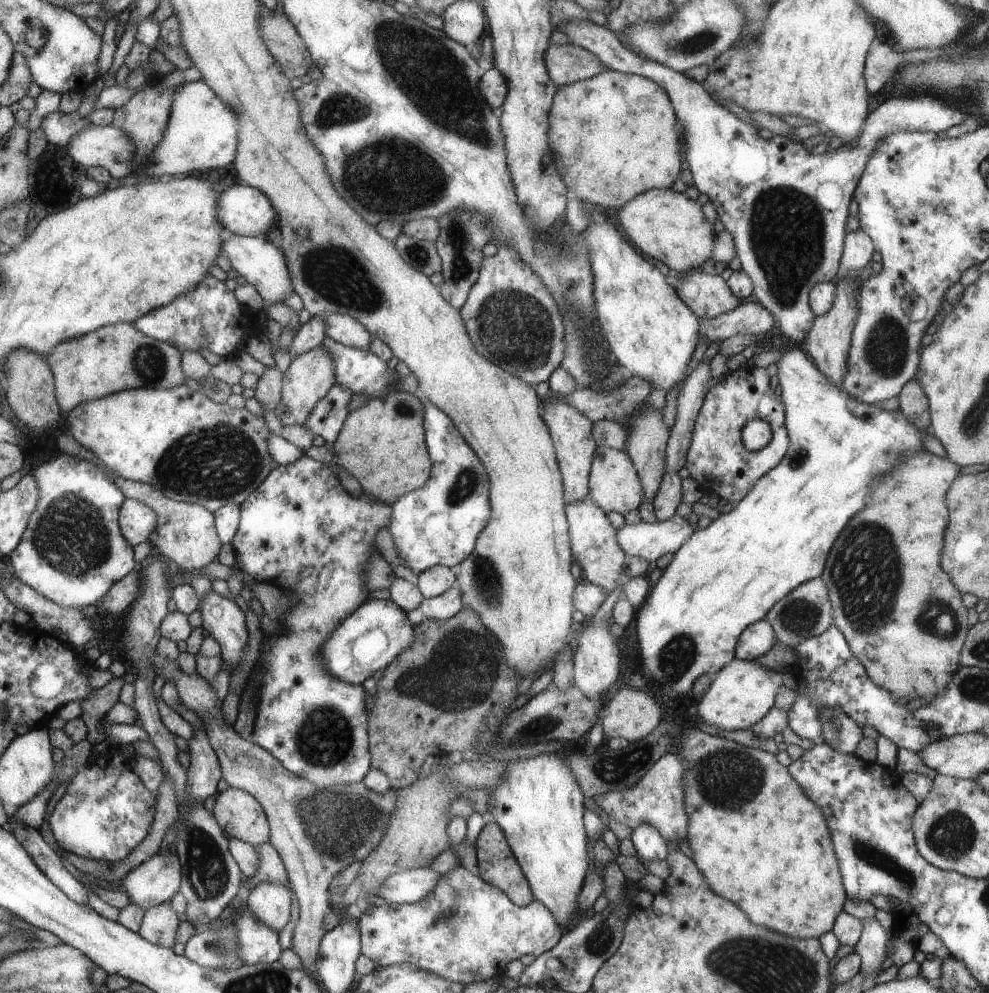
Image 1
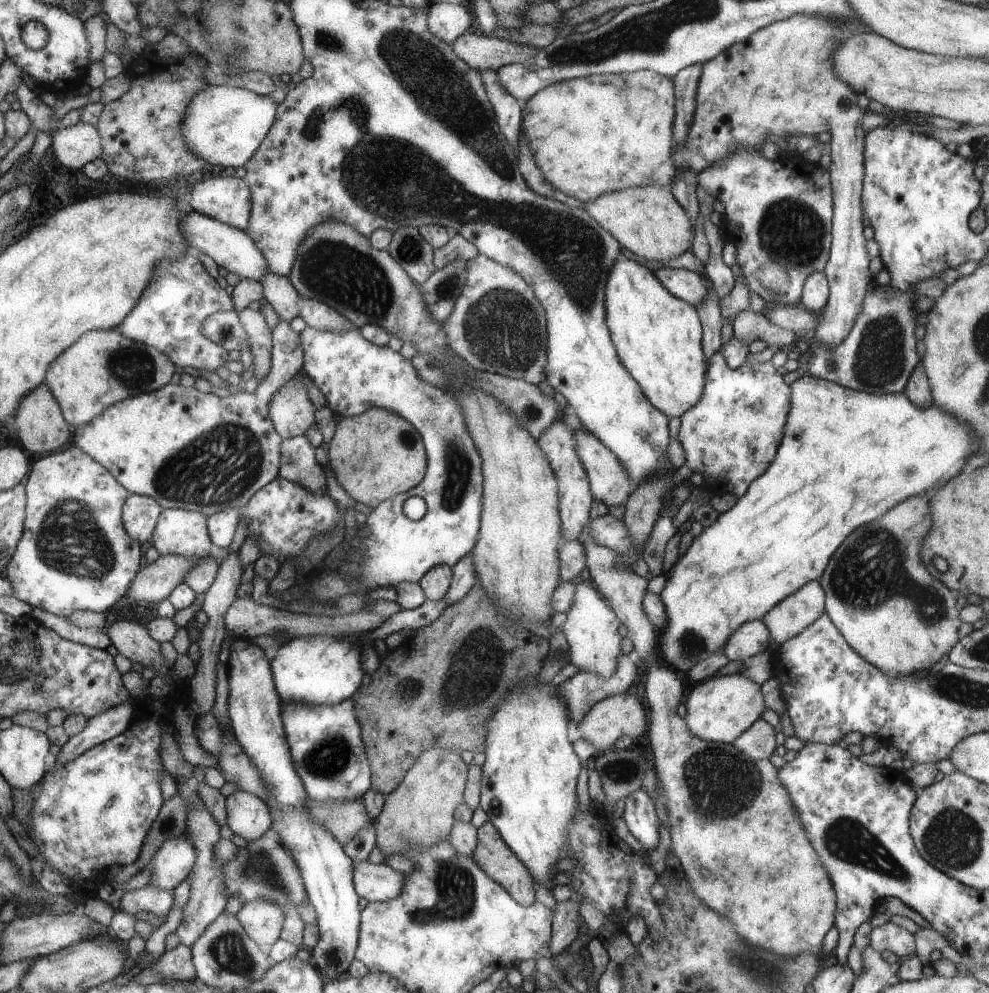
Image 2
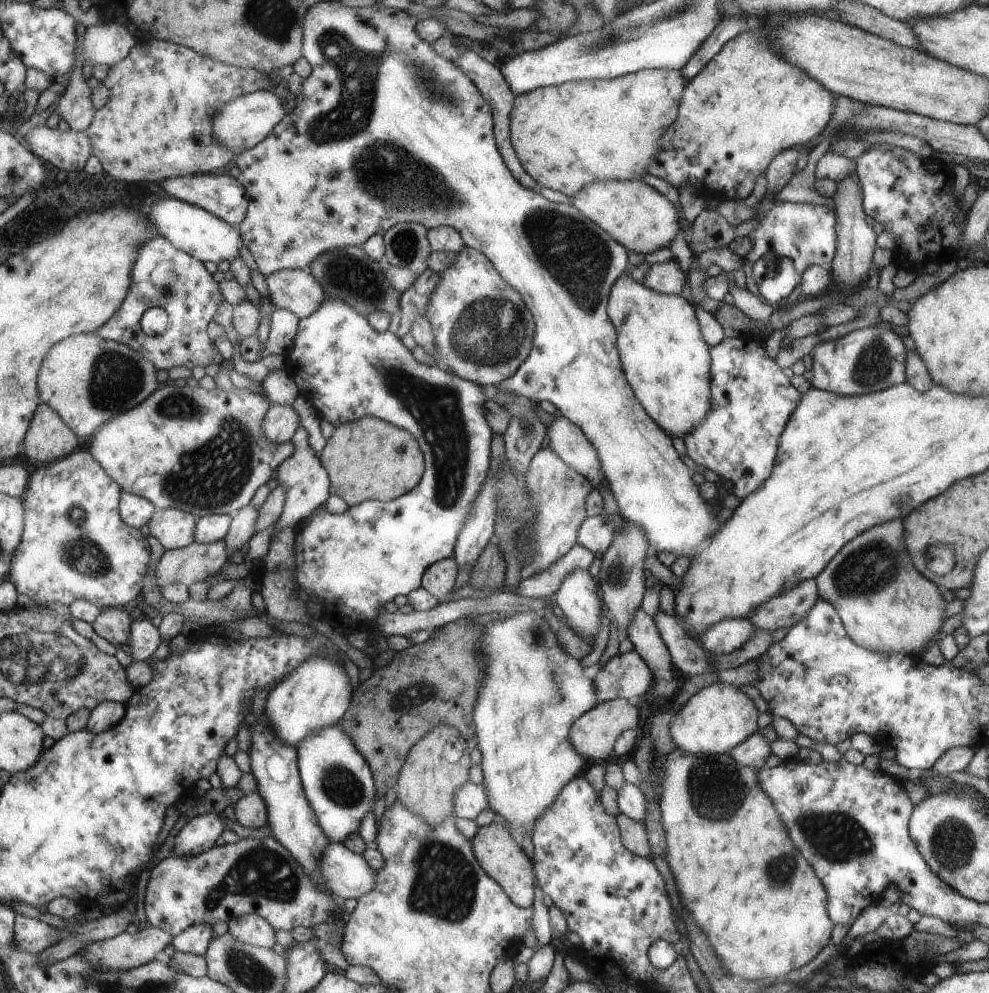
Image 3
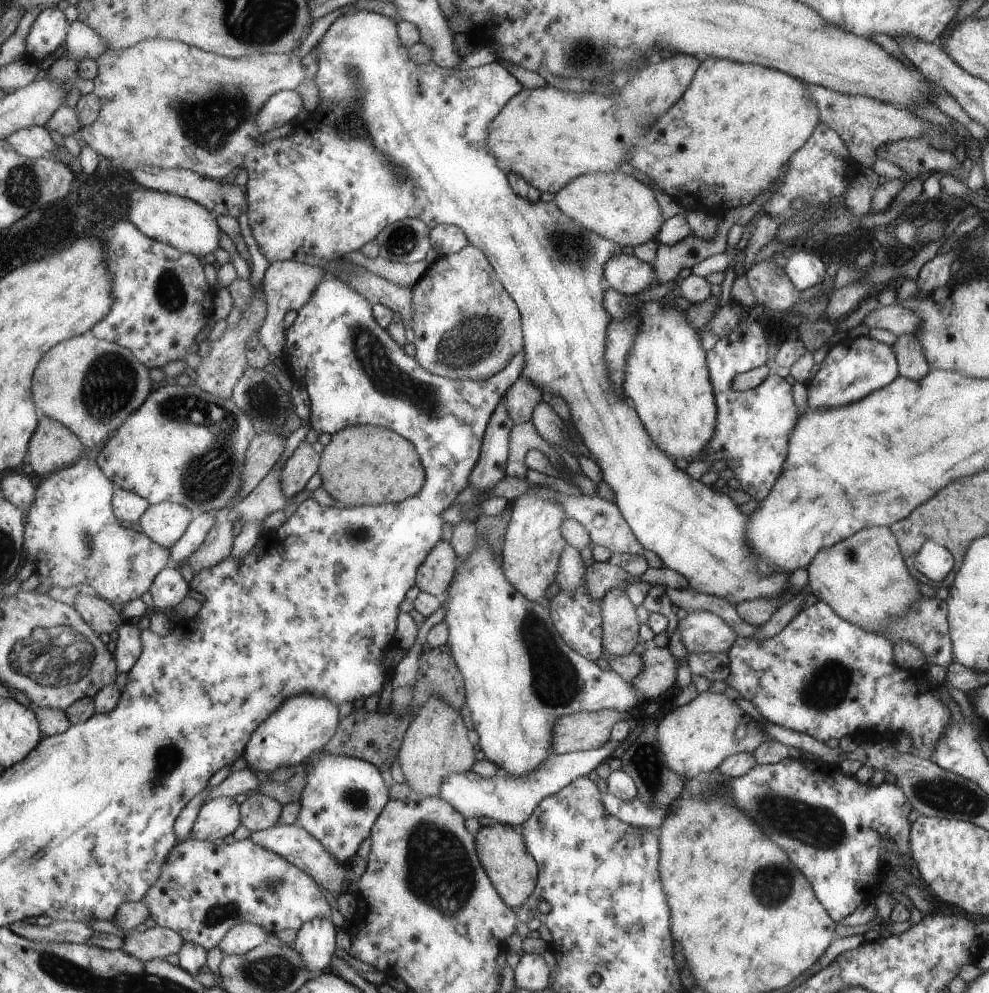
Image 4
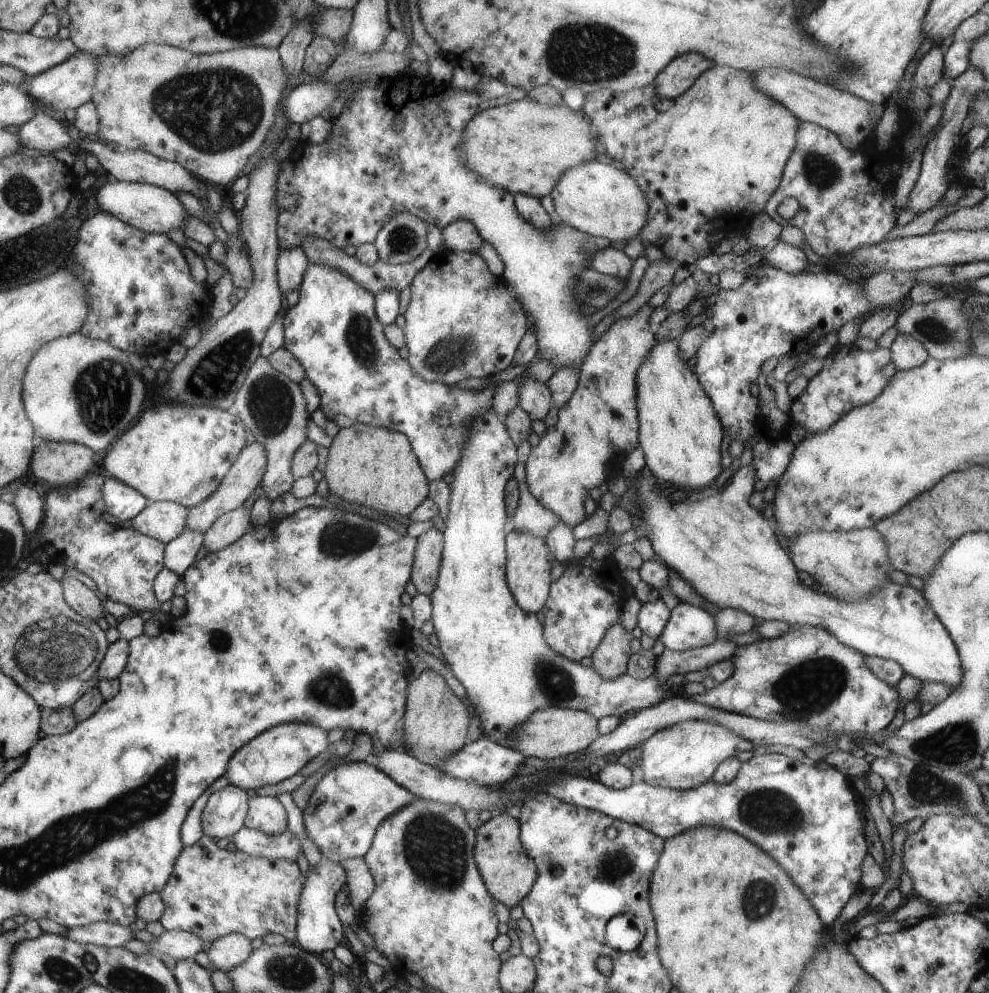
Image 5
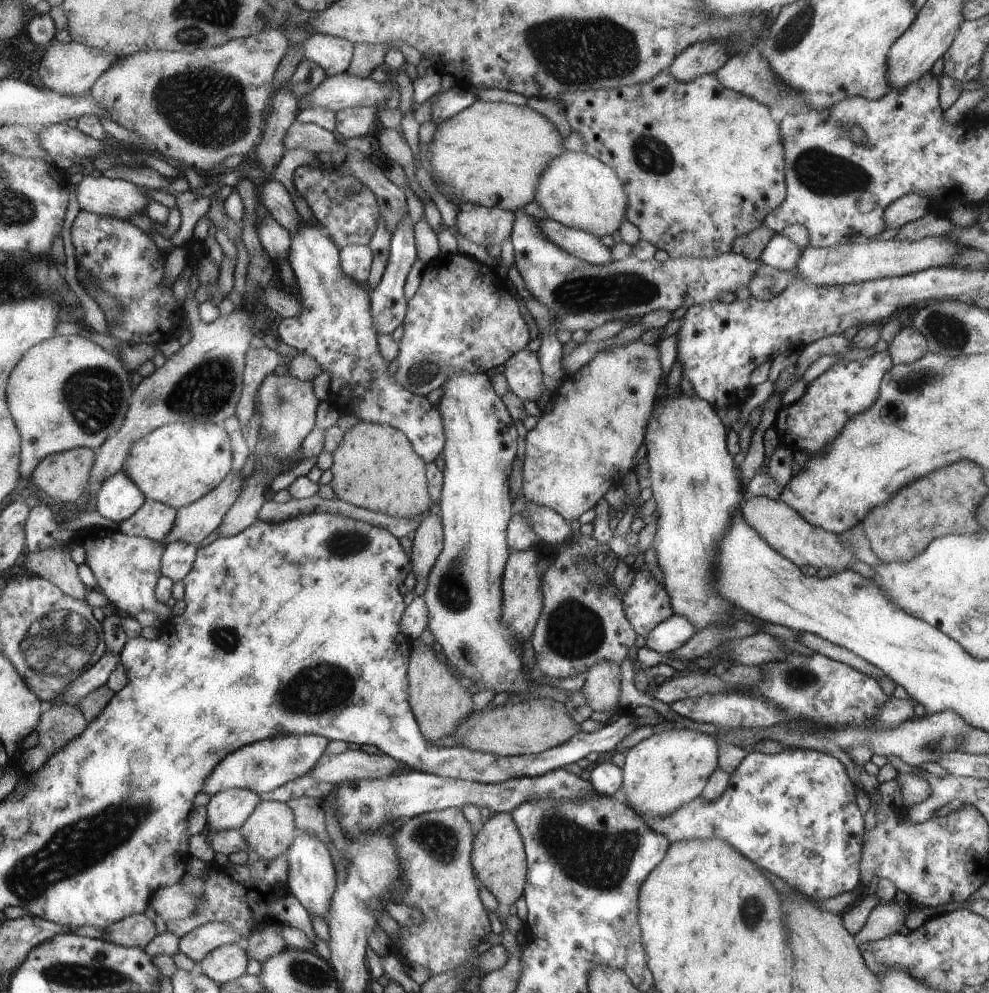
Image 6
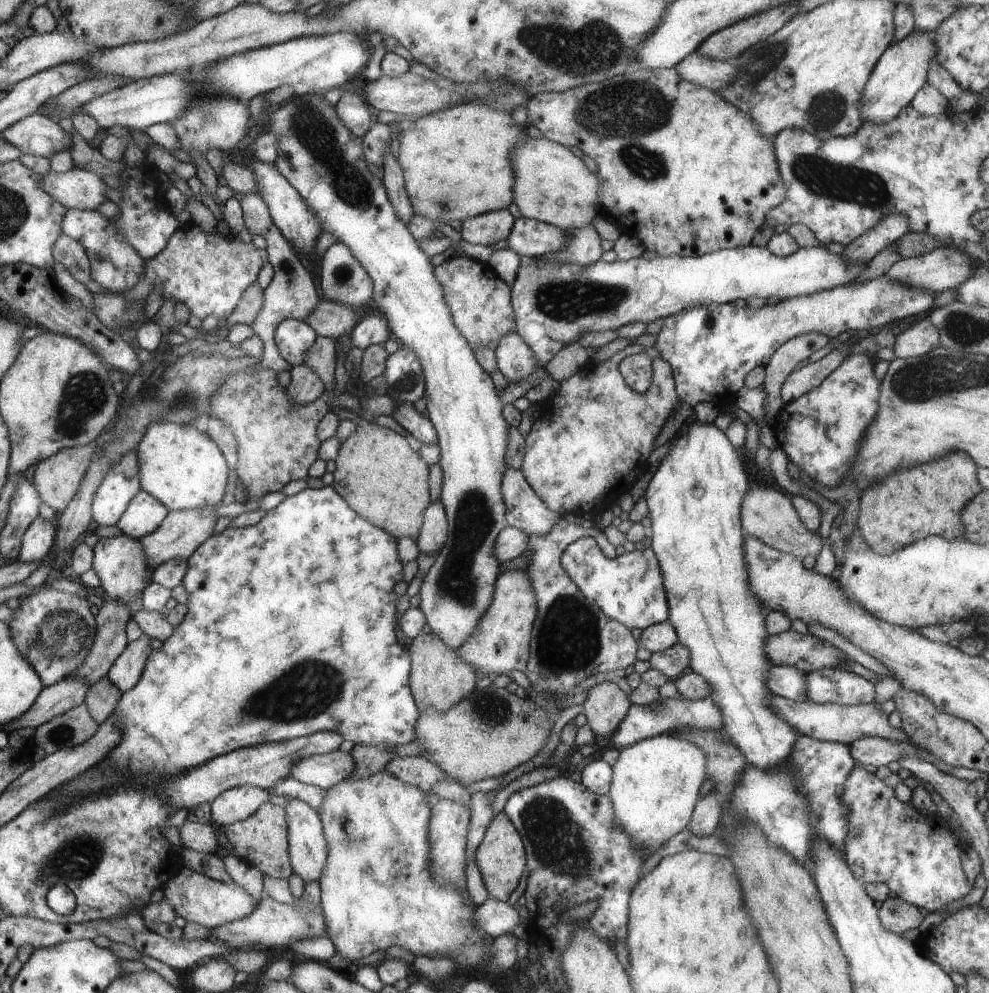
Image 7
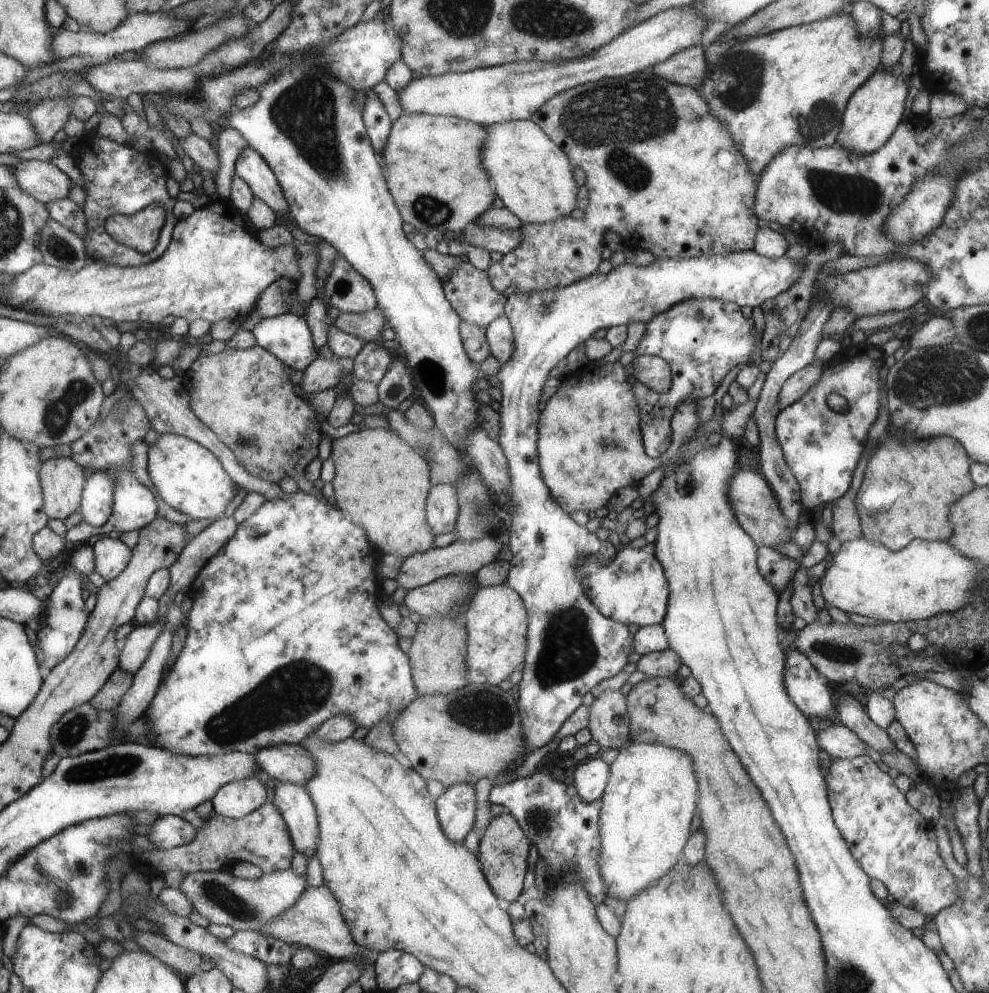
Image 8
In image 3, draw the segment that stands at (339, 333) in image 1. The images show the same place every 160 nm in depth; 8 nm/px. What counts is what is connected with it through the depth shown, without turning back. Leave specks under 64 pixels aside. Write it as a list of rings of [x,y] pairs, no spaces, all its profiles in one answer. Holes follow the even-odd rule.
[[[288,269],[265,277],[270,302],[278,309],[286,309],[300,318],[318,311],[327,298],[321,284],[308,270]]]

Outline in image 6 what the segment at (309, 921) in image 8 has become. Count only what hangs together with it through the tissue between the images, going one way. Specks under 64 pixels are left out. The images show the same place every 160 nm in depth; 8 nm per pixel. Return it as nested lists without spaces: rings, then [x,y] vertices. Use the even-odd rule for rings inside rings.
[[[206,923],[187,932],[179,942],[179,951],[192,958],[197,964],[210,951],[222,945],[244,943],[243,935],[228,925]]]

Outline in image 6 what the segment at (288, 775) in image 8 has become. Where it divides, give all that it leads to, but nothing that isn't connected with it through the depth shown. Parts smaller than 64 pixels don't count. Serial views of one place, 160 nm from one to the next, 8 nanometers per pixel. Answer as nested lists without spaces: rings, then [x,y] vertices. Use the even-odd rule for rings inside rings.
[[[351,747],[339,755],[324,755],[308,772],[321,783],[336,786],[345,780],[387,779],[404,775],[401,764],[386,753],[368,754]]]

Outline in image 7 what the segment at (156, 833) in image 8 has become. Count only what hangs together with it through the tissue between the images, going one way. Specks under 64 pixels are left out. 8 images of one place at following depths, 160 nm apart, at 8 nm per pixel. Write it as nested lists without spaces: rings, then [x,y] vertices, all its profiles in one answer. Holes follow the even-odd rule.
[[[186,820],[178,829],[182,846],[204,854],[218,855],[220,845],[216,837],[217,827],[212,822],[200,824]]]

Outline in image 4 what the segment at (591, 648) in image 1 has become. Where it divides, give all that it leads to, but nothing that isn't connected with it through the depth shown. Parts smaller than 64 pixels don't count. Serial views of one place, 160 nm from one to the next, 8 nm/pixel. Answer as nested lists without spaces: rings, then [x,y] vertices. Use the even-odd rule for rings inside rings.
[[[566,542],[564,550],[560,554],[558,579],[556,580],[560,590],[562,592],[574,592],[578,588],[578,584],[582,584],[582,578],[585,578],[586,570],[587,567],[578,548],[574,548]]]

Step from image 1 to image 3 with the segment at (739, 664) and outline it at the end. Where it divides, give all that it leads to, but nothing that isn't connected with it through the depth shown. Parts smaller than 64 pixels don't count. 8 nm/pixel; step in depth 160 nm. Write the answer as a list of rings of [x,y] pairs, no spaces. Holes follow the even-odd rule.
[[[716,681],[696,692],[680,708],[680,716],[669,726],[673,743],[682,753],[717,755],[728,753],[759,730],[759,710],[738,685]]]

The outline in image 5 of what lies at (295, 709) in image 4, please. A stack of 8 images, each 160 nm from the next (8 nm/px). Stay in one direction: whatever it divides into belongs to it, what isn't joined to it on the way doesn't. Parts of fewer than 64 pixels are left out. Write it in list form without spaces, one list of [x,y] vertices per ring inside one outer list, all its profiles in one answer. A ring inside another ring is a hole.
[[[303,722],[282,723],[255,736],[235,752],[224,775],[232,785],[253,793],[258,787],[272,786],[294,776],[329,747],[328,731],[324,727]]]

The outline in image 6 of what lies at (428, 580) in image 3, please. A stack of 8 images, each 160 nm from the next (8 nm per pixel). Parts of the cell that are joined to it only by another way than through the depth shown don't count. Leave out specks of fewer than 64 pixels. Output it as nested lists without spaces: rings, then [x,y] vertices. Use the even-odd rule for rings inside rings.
[[[430,512],[415,531],[411,554],[412,572],[416,578],[413,593],[416,597],[422,597],[427,588],[430,572],[433,570],[439,555],[442,554],[442,520]]]

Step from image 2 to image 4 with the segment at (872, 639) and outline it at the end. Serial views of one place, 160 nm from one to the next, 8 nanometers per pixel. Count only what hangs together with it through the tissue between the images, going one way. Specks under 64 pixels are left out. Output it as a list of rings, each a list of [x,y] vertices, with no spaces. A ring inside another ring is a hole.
[[[876,526],[864,529],[852,534],[847,540],[842,540],[829,548],[822,548],[806,566],[806,570],[809,592],[819,601],[830,605],[843,620],[860,626],[866,632],[877,634],[888,624],[888,620],[906,614],[921,596],[918,588],[920,579],[912,576],[899,548],[899,542],[889,527]]]

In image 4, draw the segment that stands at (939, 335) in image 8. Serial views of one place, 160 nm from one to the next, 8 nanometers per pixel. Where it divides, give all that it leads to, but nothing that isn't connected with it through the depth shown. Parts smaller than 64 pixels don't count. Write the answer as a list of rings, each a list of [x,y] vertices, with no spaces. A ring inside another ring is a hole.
[[[904,334],[898,337],[892,349],[897,356],[900,376],[916,381],[931,372],[931,366],[924,357],[922,344],[916,336]]]

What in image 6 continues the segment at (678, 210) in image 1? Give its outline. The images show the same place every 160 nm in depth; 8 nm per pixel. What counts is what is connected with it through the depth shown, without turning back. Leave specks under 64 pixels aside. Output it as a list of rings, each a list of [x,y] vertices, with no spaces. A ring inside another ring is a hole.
[[[567,151],[544,168],[536,184],[534,202],[538,202],[549,218],[564,226],[580,229],[602,238],[614,234],[628,216],[628,192],[615,169],[588,153]]]

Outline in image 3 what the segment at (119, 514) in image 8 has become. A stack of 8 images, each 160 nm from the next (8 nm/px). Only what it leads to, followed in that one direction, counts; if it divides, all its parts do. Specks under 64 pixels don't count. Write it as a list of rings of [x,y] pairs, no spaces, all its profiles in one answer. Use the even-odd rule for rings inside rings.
[[[159,509],[146,531],[169,551],[196,542],[197,520],[192,513],[180,509]]]

